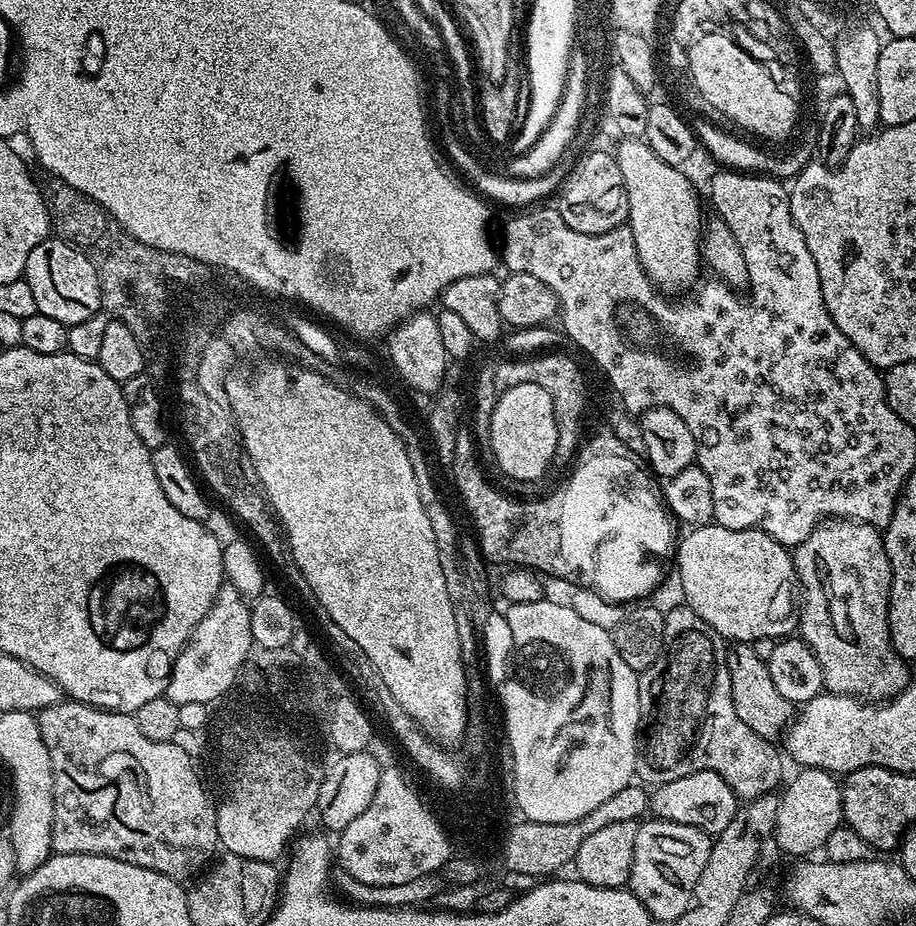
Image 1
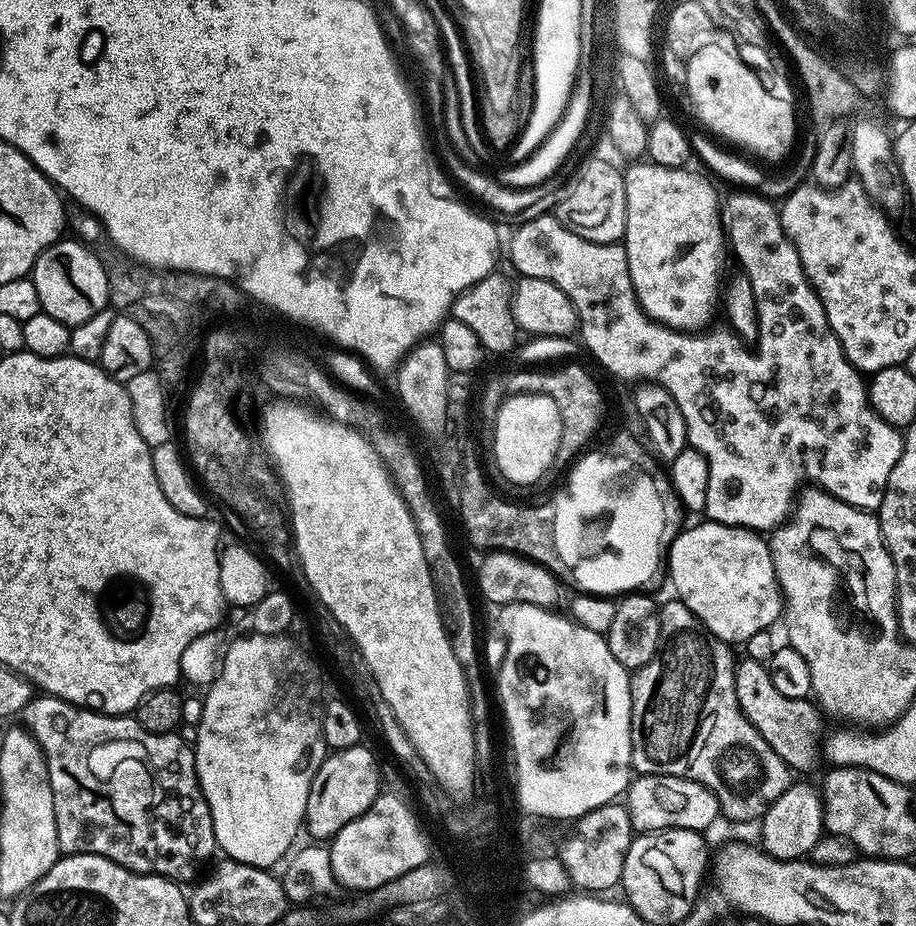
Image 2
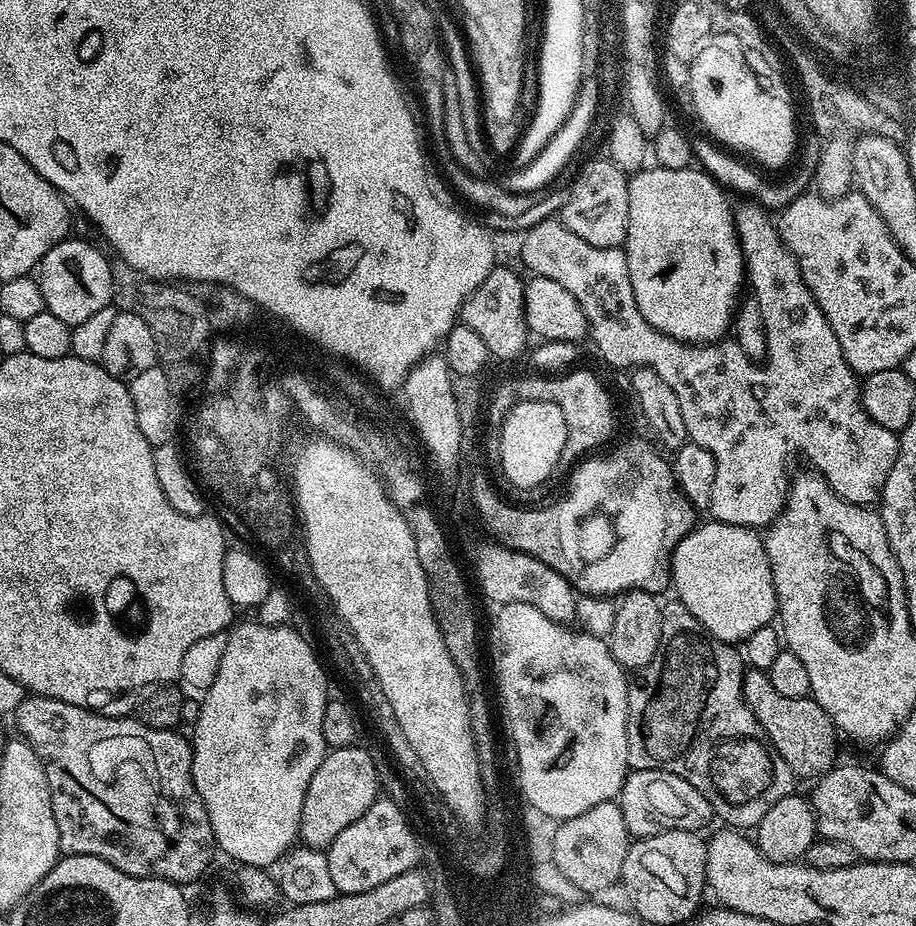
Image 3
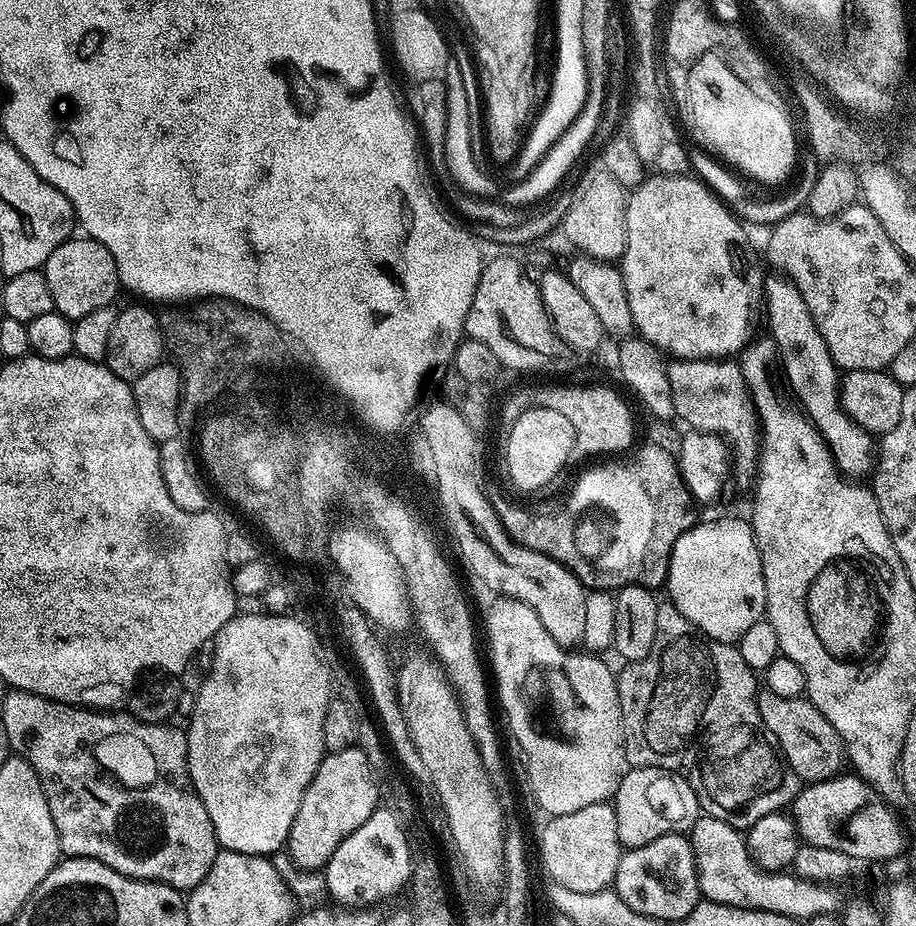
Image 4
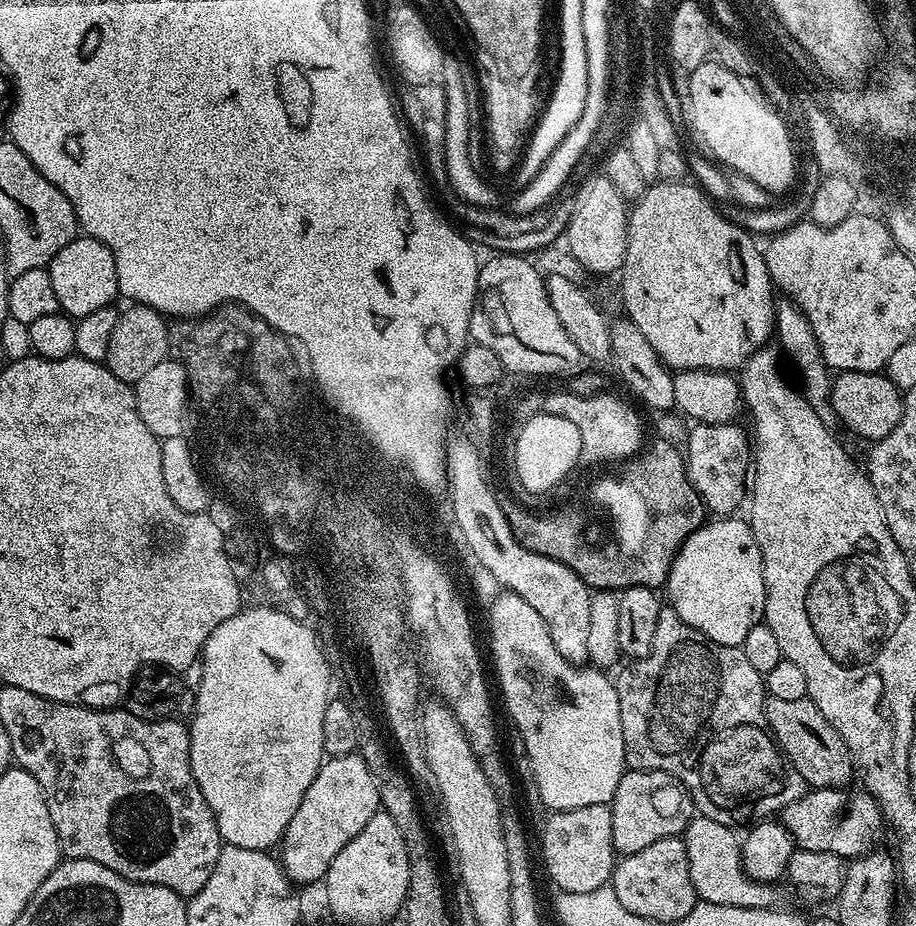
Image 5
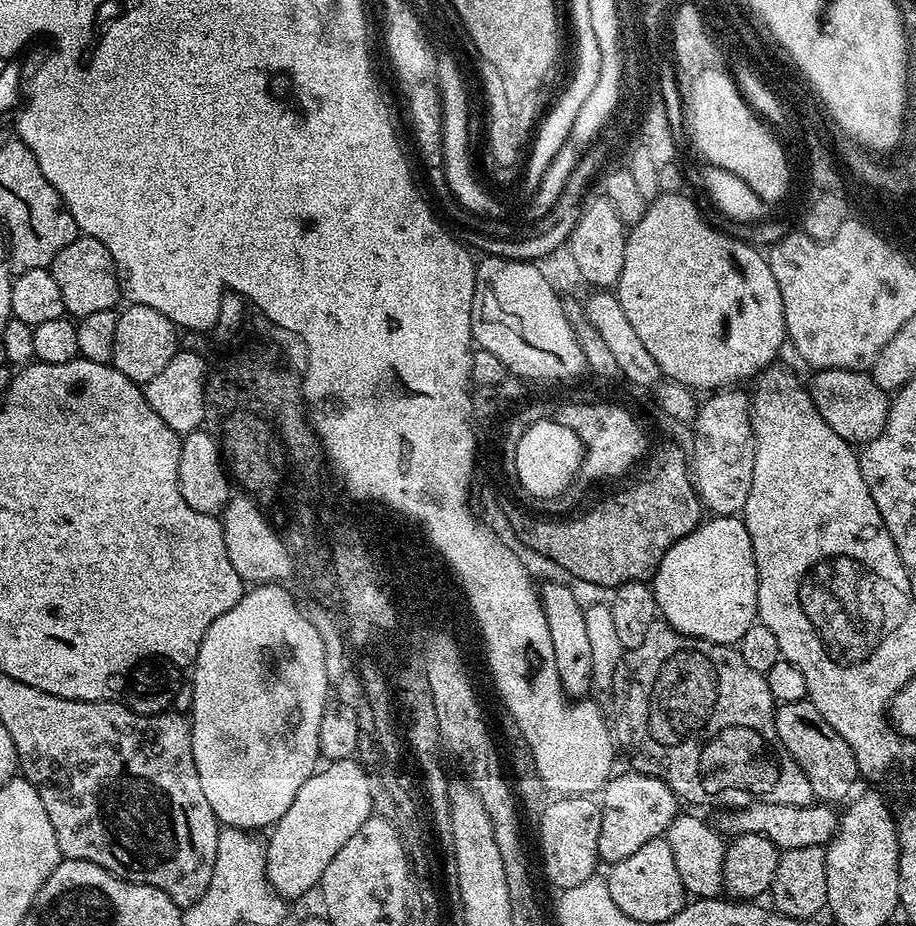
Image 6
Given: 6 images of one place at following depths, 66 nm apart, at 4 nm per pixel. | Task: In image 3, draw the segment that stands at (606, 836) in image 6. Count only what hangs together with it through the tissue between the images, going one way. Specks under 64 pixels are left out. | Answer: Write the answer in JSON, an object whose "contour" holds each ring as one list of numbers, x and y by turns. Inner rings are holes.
{"contour":[[632,770,624,779,624,785,618,793,618,803,622,810,622,818,626,818,626,830,629,837,643,838,662,834,663,832,696,832,707,822,713,819,714,809,708,803,707,796,696,785,683,780,678,774,658,770]]}

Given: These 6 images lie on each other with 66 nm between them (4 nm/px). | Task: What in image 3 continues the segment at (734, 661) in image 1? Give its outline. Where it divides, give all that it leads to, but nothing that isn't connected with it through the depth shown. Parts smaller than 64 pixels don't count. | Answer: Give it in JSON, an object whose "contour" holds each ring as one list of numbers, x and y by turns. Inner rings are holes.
{"contour":[[749,667,744,674,742,682,742,694,749,710,754,718,762,726,772,742,773,748,790,766,793,777,812,776,819,778,825,772,829,772,837,763,836,760,836,736,838,729,832,723,831,718,818,706,818,702,803,696,802,698,786,698,774,690,767,671]]}

